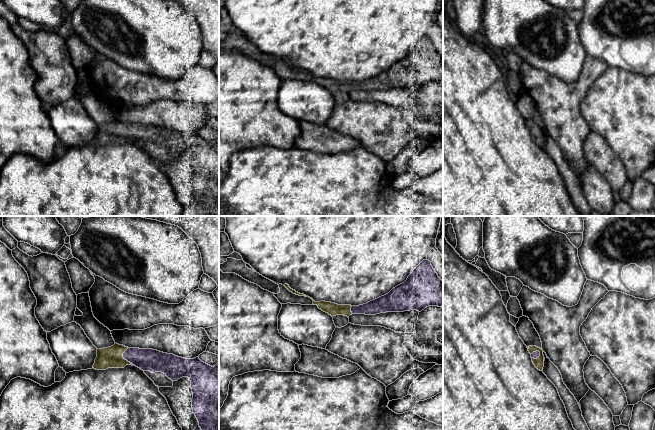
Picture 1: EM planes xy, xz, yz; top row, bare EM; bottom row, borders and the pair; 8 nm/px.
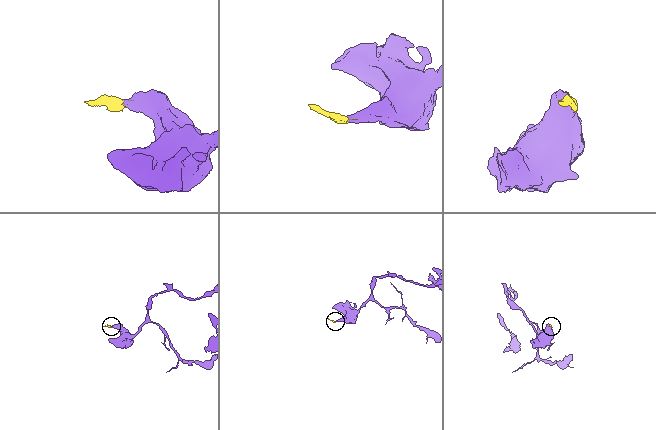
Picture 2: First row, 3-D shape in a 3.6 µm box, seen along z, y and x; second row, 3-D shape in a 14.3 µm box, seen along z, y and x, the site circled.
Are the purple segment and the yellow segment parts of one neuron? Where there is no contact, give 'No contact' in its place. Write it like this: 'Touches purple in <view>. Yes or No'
Touches purple in xy. Yes

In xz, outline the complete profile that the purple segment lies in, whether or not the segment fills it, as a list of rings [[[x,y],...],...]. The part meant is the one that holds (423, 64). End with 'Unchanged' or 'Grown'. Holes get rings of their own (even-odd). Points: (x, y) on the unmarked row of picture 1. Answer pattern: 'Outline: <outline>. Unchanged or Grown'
Outline: [[[423,36],[407,56],[388,70],[359,82],[338,81],[331,78],[315,78],[319,85],[329,91],[352,90],[376,91],[386,88],[421,88],[428,82],[443,84],[443,57],[438,53],[429,36]]]. Grown

